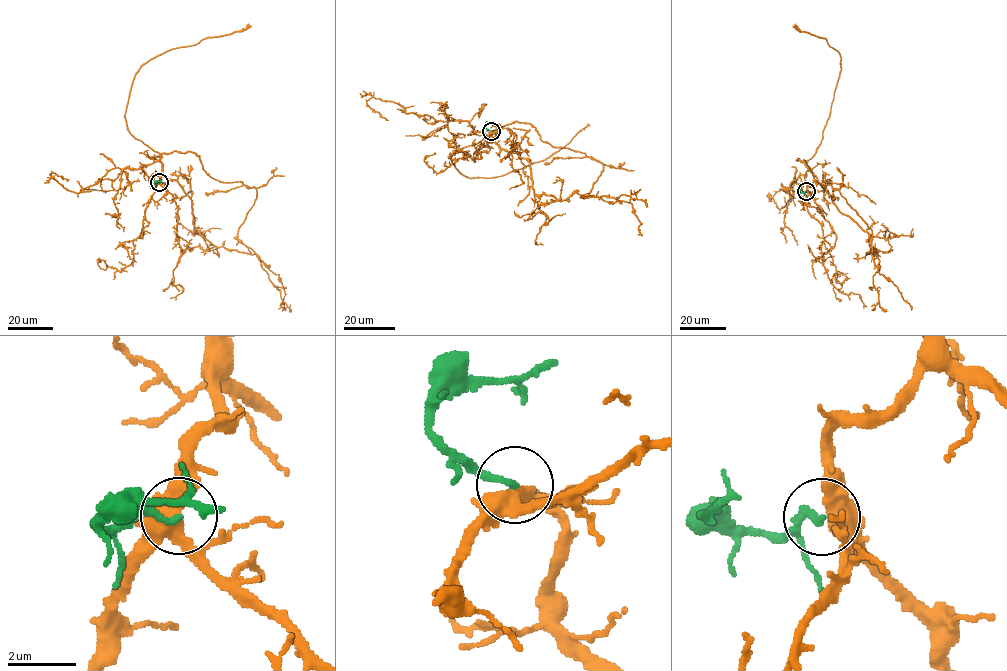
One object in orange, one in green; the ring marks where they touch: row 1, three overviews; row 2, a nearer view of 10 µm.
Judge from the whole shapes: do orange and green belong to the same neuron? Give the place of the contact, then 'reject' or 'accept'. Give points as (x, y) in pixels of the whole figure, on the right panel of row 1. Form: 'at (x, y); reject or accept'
at (806, 191); reject

